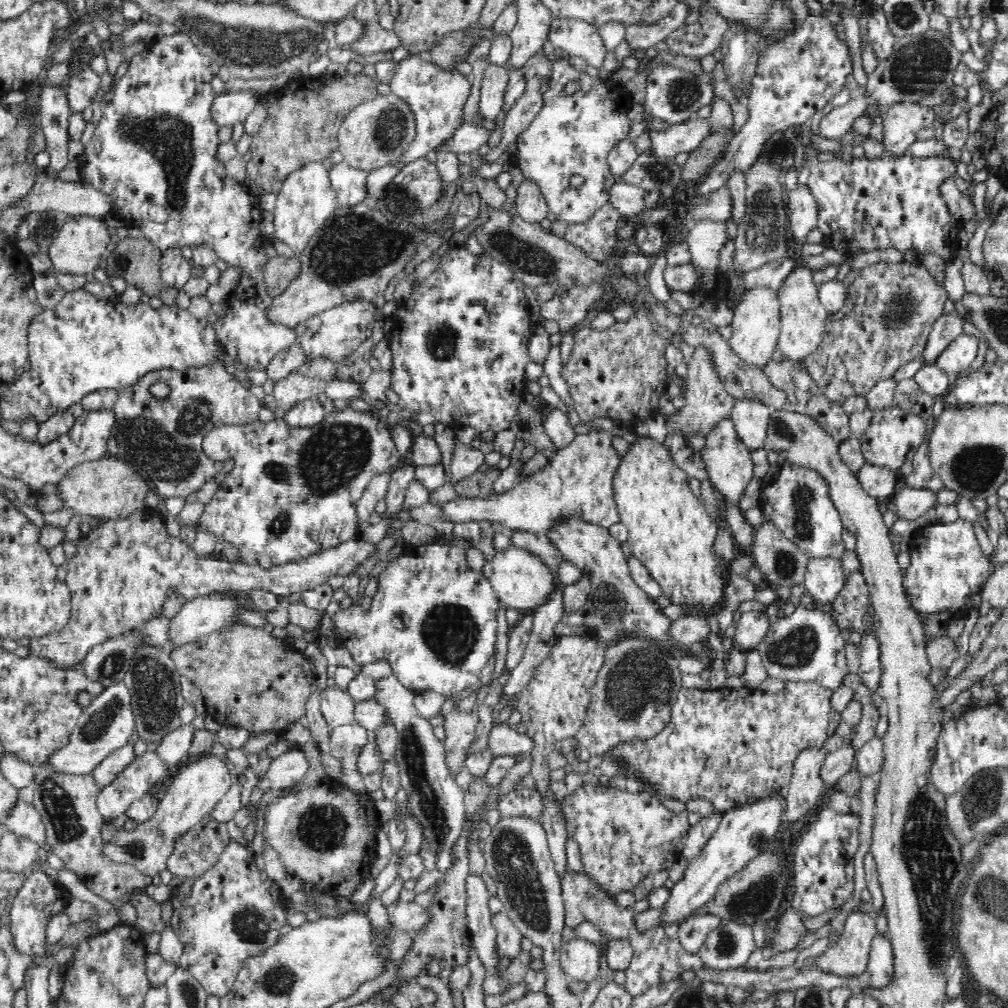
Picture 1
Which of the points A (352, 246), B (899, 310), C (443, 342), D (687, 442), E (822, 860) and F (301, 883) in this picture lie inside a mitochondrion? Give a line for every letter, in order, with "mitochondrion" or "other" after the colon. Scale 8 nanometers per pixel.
A: mitochondrion
B: mitochondrion
C: mitochondrion
D: other
E: other
F: other

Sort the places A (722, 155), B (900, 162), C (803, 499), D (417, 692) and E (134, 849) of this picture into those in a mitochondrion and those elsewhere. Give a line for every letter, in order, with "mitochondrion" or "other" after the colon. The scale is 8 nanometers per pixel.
A: other
B: other
C: mitochondrion
D: other
E: mitochondrion

